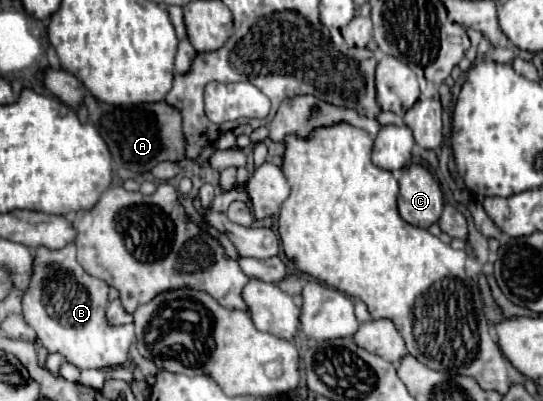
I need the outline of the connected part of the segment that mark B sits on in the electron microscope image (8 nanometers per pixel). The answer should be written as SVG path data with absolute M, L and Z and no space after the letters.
M70 243L60 251L38 249L34 259L34 277L30 281L30 289L22 299L24 319L36 331L38 341L48 349L48 353L62 353L72 365L78 369L102 369L102 367L116 367L124 365L128 359L130 341L136 341L133 323L122 327L108 327L106 325L106 311L108 305L108 285L96 277L90 277L82 265L76 261L76 245Z

